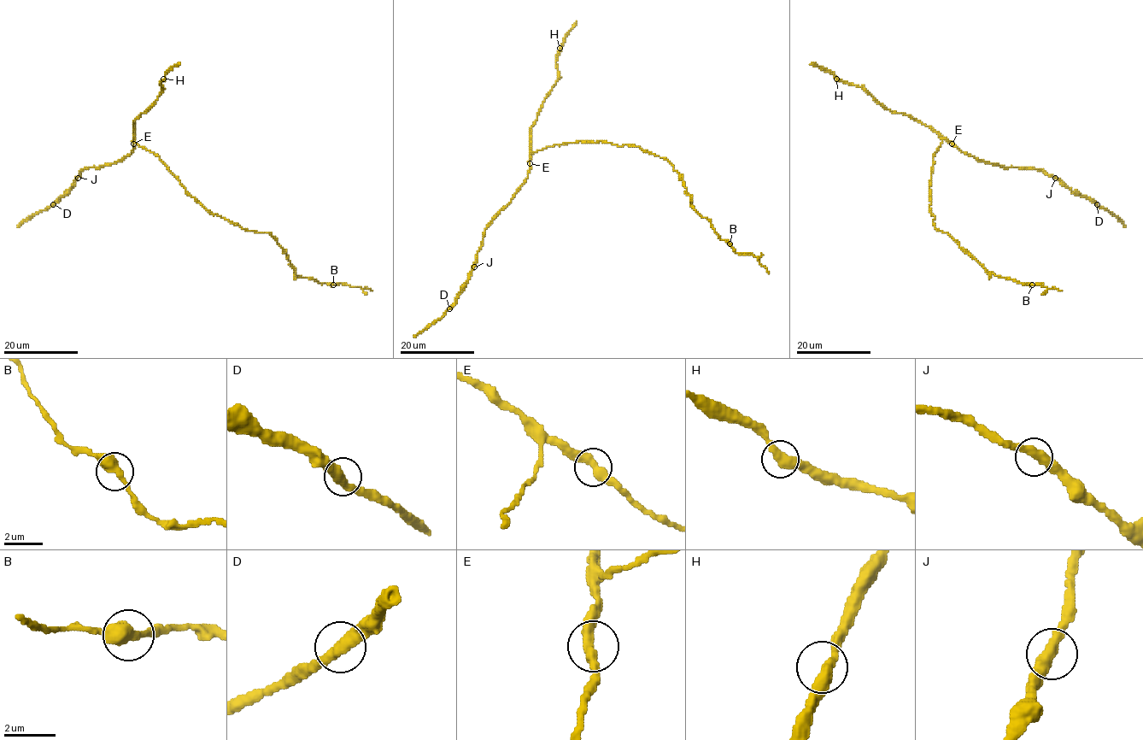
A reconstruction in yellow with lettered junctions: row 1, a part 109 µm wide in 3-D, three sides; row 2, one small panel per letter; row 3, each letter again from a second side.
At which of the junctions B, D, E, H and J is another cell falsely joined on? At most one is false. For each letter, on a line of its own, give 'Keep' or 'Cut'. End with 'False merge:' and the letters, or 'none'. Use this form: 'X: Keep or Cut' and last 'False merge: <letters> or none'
B: Keep
D: Keep
E: Keep
H: Keep
J: Keep
False merge: none

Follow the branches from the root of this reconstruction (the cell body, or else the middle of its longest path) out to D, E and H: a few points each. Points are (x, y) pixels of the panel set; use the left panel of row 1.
D: (172, 173), (134, 138), (128, 155), (117, 162), (83, 168), (73, 186), (53, 204)
E: (172, 173), (157, 155), (139, 146), (134, 138), (133, 143)
H: (172, 173), (157, 155), (139, 146), (134, 139), (133, 122), (161, 93), (160, 84), (163, 79)

